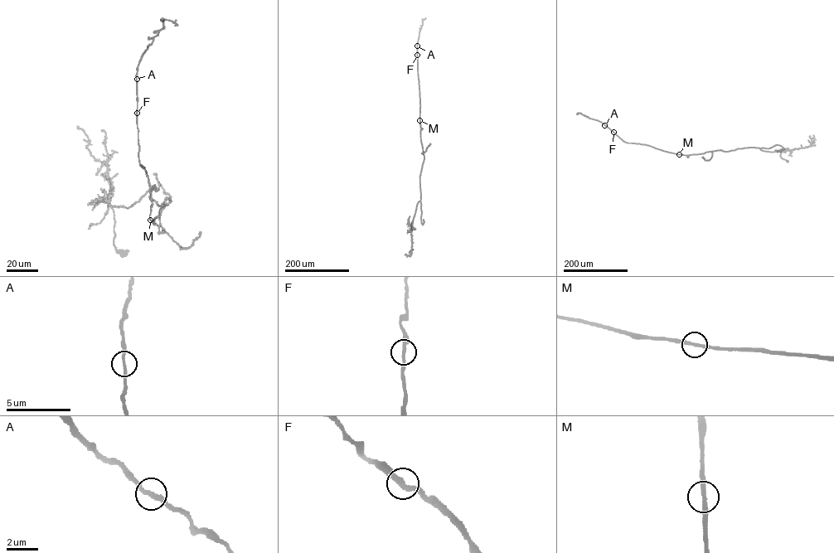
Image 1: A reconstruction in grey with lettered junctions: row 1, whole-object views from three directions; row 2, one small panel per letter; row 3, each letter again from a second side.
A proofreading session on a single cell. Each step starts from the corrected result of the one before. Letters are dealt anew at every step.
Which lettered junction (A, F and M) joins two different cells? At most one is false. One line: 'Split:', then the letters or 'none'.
Split: none

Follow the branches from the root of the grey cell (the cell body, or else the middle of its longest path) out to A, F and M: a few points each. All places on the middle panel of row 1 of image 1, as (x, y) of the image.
A: (414, 229), (412, 223), (420, 199), (419, 176), (424, 158), (420, 139), (417, 46)
F: (414, 229), (412, 223), (420, 199), (419, 176), (424, 158), (420, 139), (417, 55)
M: (414, 229), (412, 223), (420, 199), (419, 176), (424, 158), (419, 120)

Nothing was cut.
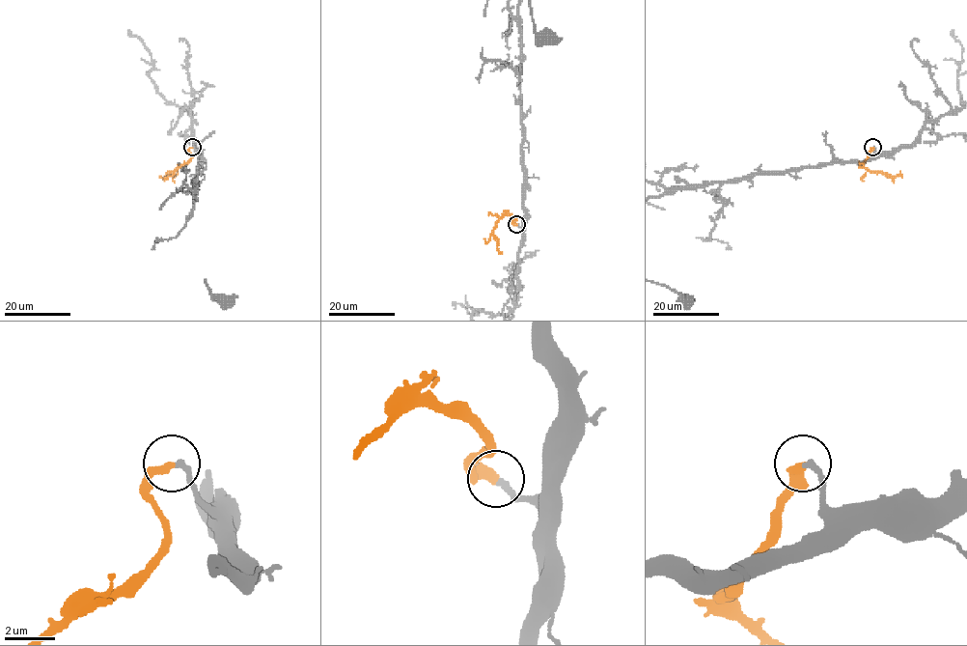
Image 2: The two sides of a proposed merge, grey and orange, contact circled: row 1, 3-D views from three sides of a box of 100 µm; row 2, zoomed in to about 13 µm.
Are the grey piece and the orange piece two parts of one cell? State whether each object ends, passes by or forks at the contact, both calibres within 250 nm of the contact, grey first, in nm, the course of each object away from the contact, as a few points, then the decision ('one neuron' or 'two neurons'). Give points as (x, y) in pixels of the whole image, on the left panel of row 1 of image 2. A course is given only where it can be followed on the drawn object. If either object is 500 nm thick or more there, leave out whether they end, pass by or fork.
grey ends | orange ends | 240/400 nm | orange via (192, 147), (189, 152), (191, 158), (169, 172), (173, 177), (178, 171) | one neuron

